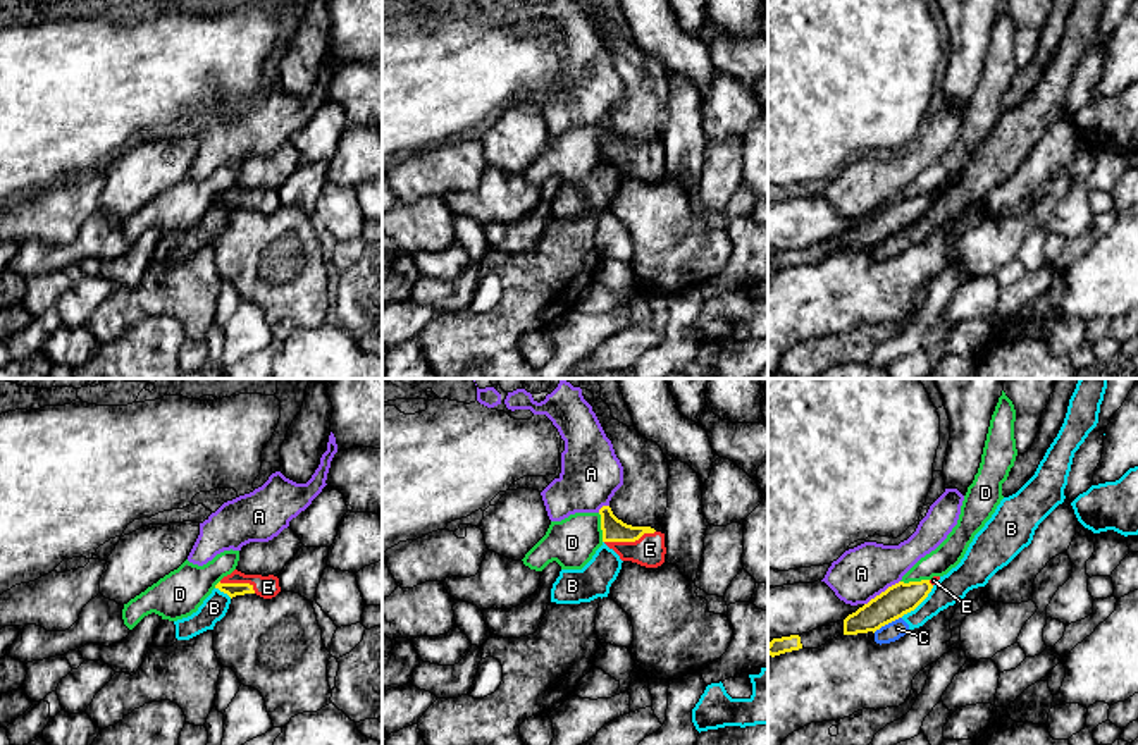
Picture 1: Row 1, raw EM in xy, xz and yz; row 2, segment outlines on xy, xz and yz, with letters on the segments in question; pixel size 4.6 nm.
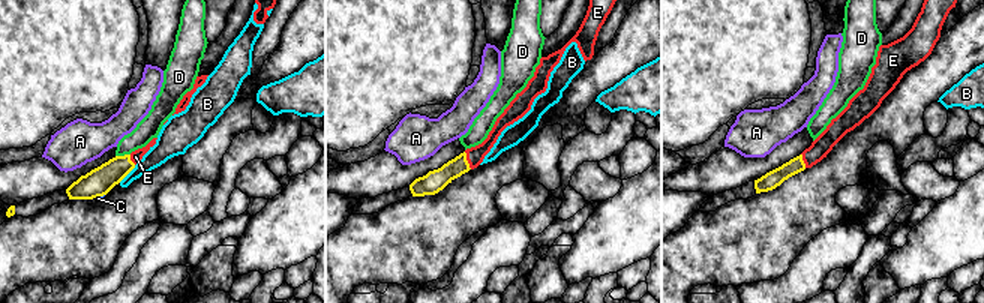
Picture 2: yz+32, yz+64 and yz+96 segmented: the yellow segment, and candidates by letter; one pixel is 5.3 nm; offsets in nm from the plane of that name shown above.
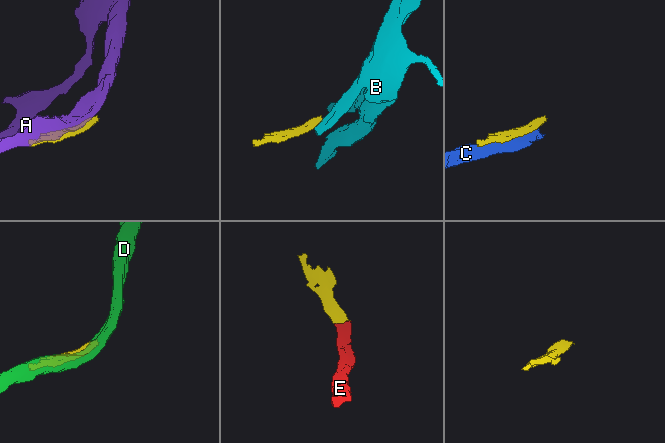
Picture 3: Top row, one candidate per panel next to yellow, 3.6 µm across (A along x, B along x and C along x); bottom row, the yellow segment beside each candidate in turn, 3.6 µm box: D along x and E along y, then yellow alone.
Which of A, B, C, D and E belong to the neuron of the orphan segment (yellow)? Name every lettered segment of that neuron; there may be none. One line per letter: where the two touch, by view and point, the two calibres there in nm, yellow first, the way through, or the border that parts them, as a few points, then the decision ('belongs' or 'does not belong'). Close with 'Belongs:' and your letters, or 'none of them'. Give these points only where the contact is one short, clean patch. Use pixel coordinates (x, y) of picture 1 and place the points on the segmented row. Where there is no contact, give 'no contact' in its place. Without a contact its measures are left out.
A: yz (882, 592) | 150/260 nm | does not belong
B: yz (918, 604) | 150/140 nm | along yz (933, 585), (913, 609), (901, 616) | does not belong
C: yz (887, 623) | 150/90 nm | does not belong
D: xz (601, 527) | 110/240 nm | does not belong
E: xz (629, 541) | 110/150 nm | across xz (613, 530), (629, 541), (649, 549) | belongs
Belongs: E

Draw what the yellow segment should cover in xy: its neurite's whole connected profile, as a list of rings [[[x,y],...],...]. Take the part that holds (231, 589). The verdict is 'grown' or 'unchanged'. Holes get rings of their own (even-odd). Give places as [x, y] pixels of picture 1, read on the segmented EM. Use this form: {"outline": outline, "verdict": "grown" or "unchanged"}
{"outline": [[[234,570],[231,575],[224,576],[215,588],[227,594],[231,599],[244,594],[257,594],[263,599],[272,599],[281,592],[279,578],[274,575],[244,575]]], "verdict": "grown"}

